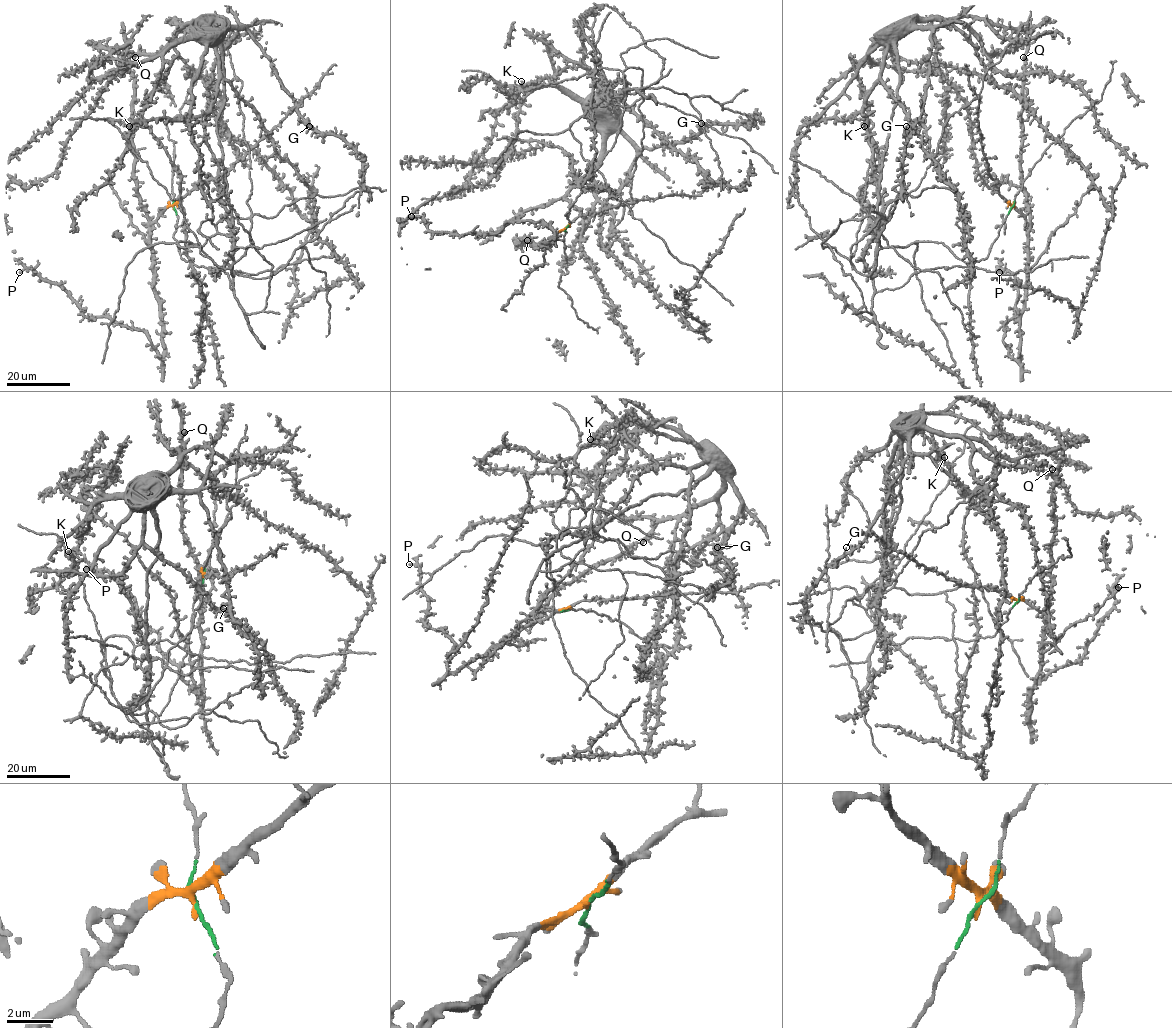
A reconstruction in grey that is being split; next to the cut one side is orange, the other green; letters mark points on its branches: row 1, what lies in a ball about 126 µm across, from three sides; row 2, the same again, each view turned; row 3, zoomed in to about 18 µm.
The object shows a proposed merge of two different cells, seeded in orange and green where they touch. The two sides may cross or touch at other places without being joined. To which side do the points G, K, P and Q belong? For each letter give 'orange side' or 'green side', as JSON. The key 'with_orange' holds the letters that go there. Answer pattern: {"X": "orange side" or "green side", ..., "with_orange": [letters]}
{"G": "green side", "K": "green side", "P": "orange side", "Q": "orange side", "with_orange": ["P", "Q"]}

